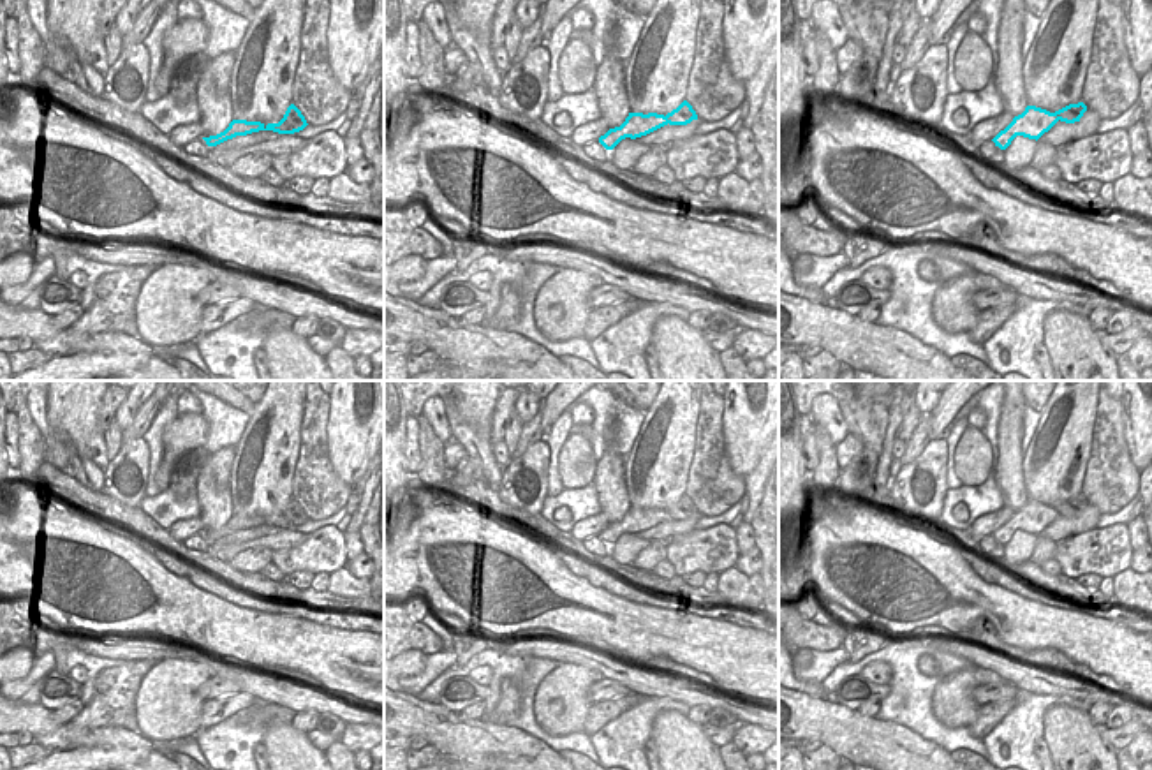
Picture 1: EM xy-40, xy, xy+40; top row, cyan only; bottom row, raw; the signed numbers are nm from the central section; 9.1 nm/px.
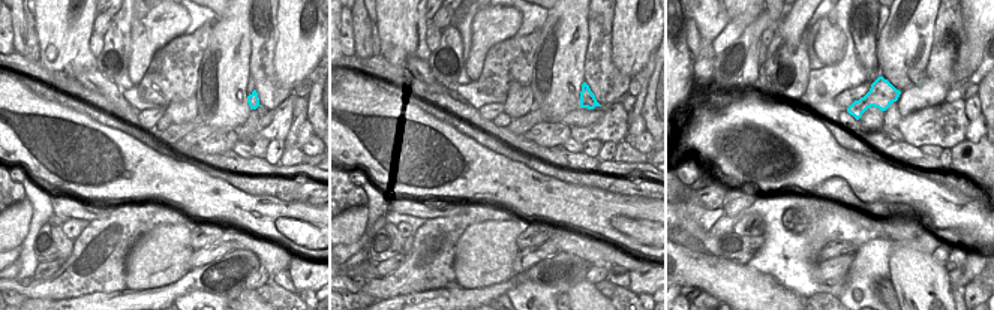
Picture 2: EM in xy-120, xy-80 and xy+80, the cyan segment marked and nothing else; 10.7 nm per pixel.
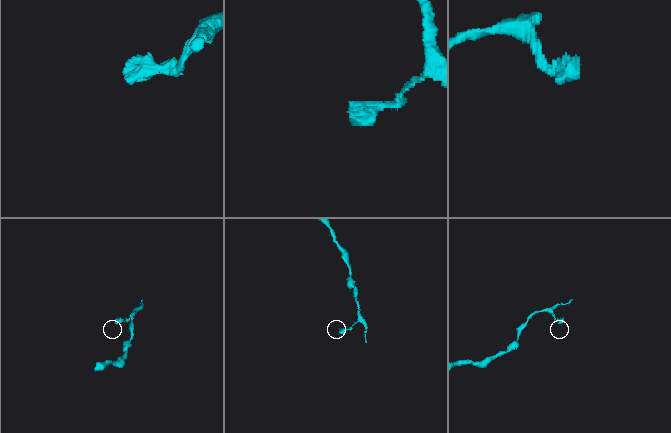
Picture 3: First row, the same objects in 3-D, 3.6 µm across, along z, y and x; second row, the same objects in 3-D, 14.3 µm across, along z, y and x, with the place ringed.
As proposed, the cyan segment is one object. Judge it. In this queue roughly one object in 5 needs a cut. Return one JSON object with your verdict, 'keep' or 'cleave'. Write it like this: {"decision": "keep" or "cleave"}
{"decision": "keep"}

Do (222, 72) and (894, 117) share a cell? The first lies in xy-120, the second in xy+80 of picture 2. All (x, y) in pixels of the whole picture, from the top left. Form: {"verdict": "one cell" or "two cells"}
{"verdict": "two cells"}

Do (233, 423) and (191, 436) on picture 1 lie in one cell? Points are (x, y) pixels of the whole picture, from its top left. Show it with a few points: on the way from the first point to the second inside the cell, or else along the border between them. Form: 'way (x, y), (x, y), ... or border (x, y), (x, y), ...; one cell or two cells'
border (201, 414), (208, 425), (208, 439), (203, 446); two cells

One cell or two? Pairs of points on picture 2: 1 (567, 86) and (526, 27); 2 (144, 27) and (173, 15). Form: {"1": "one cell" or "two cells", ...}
{"1": "two cells", "2": "one cell"}

